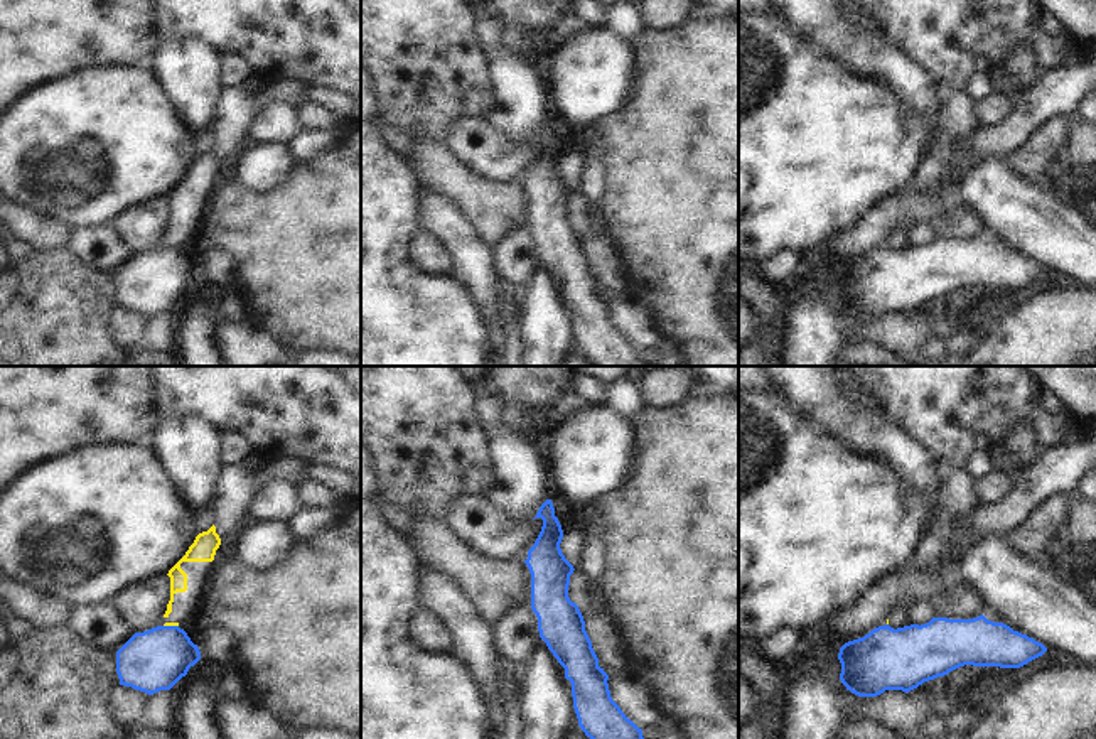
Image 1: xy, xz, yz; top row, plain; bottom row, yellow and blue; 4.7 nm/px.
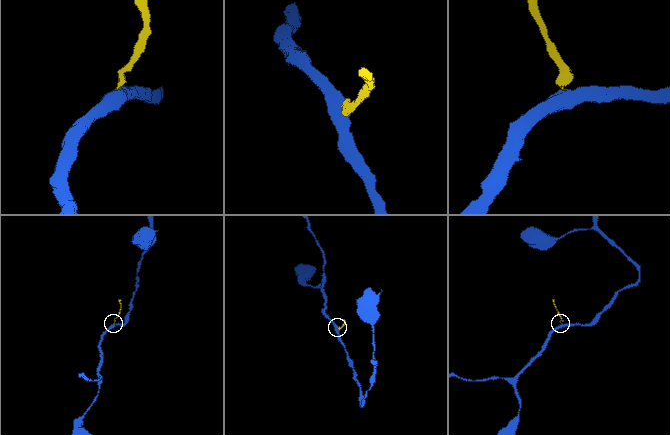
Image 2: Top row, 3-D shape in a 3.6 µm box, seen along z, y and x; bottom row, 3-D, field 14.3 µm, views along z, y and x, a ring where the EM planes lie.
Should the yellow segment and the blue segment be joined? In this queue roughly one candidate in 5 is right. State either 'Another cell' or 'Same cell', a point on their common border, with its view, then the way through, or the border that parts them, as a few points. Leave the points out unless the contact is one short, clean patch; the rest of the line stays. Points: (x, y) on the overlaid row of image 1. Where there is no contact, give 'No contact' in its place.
Another cell. Touches yellow at xy (171, 625).

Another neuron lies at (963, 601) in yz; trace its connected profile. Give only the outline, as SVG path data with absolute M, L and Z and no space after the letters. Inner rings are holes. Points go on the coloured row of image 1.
M958 579L948 592L938 596L934 602L934 616L973 619L981 616L986 606L986 599L973 582Z

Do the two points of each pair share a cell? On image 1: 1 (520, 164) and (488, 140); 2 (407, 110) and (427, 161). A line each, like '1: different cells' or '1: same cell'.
1: same cell
2: different cells

